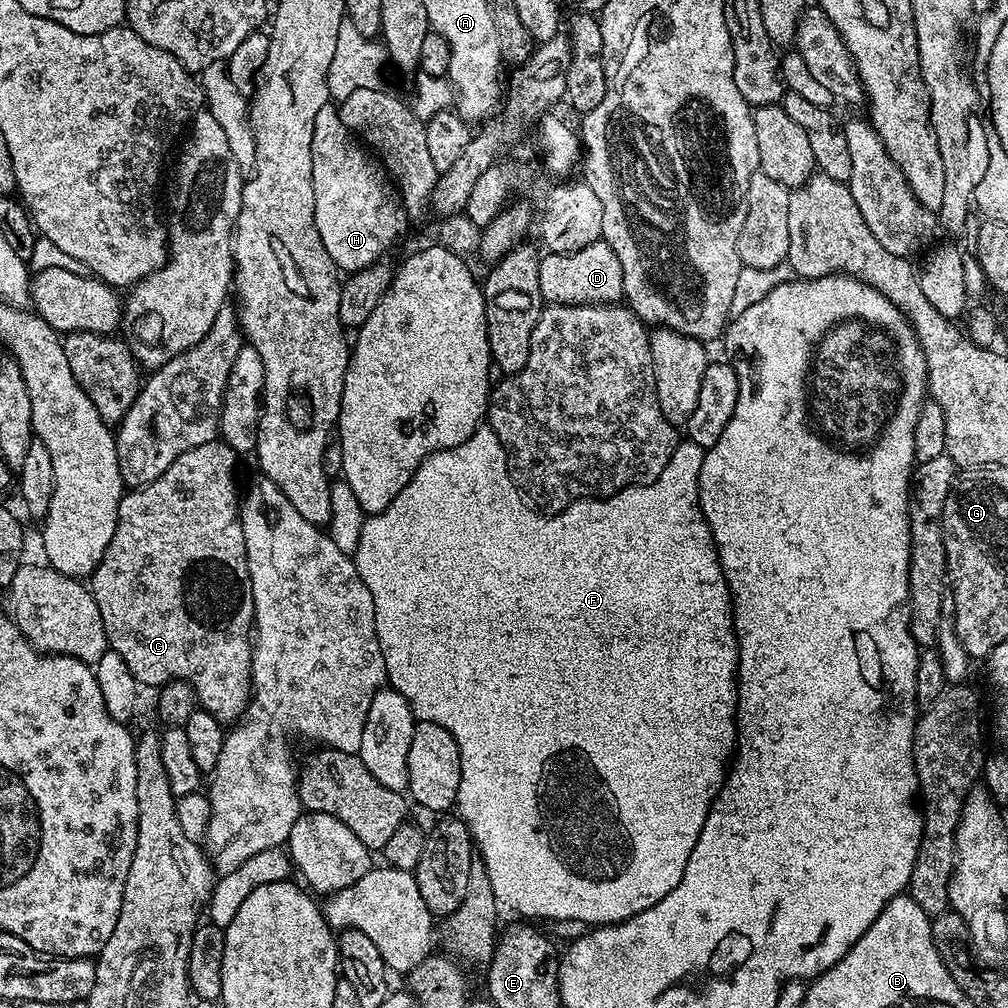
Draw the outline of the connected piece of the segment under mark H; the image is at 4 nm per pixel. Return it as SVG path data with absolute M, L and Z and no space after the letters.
M332 106L318 110L318 118L314 118L312 181L314 222L337 269L351 274L377 263L407 230L408 211L384 165L369 155Z

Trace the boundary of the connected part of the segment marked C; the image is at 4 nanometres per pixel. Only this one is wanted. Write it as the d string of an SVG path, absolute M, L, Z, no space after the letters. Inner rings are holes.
M217 438L202 446L194 446L194 450L186 450L182 458L174 458L174 462L170 462L170 470L154 478L154 482L150 482L145 488L125 491L118 506L118 522L114 530L114 538L110 538L110 546L106 546L106 554L102 554L102 562L98 562L90 577L92 597L94 602L98 602L98 610L102 614L102 626L106 630L109 649L122 654L122 662L130 666L130 674L134 674L137 685L159 686L171 680L186 682L194 686L197 705L203 711L214 714L214 718L222 722L239 720L248 709L248 701L252 698L252 638L256 611L246 558L246 542L240 521L242 492L241 489L236 489L236 460L238 453L229 444Z

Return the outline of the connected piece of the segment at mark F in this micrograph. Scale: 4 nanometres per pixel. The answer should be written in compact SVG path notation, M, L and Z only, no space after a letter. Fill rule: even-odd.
M481 426L481 427L479 427L479 428L477 428L477 430L476 430L476 432L475 432L475 433L474 433L474 435L473 435L473 436L471 436L471 437L470 437L470 438L466 438L466 442L462 442L462 443L461 443L461 444L459 444L459 445L458 445L458 446L454 446L454 447L453 447L453 448L447 448L447 449L446 449L446 450L442 450L442 451L441 451L441 452L435 452L435 453L434 453L434 454L430 454L430 455L429 455L429 456L427 456L427 458L425 458L425 460L424 460L424 461L422 461L422 462L421 462L421 464L420 464L420 465L419 465L419 466L418 466L418 470L417 470L417 471L416 471L416 473L414 473L414 474L413 474L413 475L412 475L412 477L411 477L411 478L410 478L410 482L406 482L406 486L402 486L402 490L401 490L401 491L400 491L400 493L399 493L399 494L398 494L398 495L396 495L396 497L395 497L395 498L394 498L394 499L392 499L392 501L391 501L391 502L390 502L390 506L386 506L386 510L382 510L382 511L381 511L381 512L373 512L373 513L371 513L371 515L369 515L369 516L368 516L368 517L367 517L367 519L365 519L365 521L364 521L364 525L363 525L363 526L362 526L362 532L361 532L361 537L360 537L360 538L359 538L359 539L358 539L358 546L357 546L357 550L356 550L356 552L355 552L355 553L354 553L354 559L355 559L355 561L356 561L356 569L357 569L357 570L358 570L358 574L359 574L359 575L360 575L360 577L361 577L361 578L362 578L362 582L366 582L366 590L370 590L370 594L371 594L371 595L372 595L372 597L373 597L373 598L374 598L374 626L375 626L375 627L376 627L376 633L377 633L377 634L378 634L378 642L379 642L379 643L380 643L380 649L381 649L381 650L382 650L382 658L383 658L383 659L384 659L384 661L385 661L385 662L386 662L386 670L387 670L387 671L388 671L388 678L387 678L387 683L388 683L388 684L389 684L389 685L391 685L391 687L392 687L392 688L393 688L393 689L394 689L394 690L395 690L395 692L397 692L397 693L398 693L398 694L402 694L402 698L406 698L406 702L407 702L407 703L408 703L408 705L409 705L409 706L410 706L410 710L411 710L411 711L412 711L412 715L413 715L413 717L415 717L415 719L416 719L416 720L417 720L417 721L421 721L421 720L425 720L425 721L426 721L426 722L438 722L438 726L446 726L446 730L450 730L450 734L451 734L451 735L452 735L452 737L453 737L453 738L454 738L454 742L458 742L458 746L459 746L459 747L460 747L460 785L459 785L459 786L458 786L458 794L457 794L457 795L456 795L456 803L455 803L455 807L456 807L456 808L457 808L457 809L459 809L459 808L460 808L460 812L458 812L458 816L459 816L459 819L461 819L461 820L463 820L463 821L464 821L464 823L465 823L465 824L467 824L467 825L468 825L468 830L469 830L469 832L471 832L471 834L472 834L472 839L473 839L473 841L474 841L474 844L475 844L475 847L476 847L476 848L477 848L477 849L478 849L478 856L479 856L479 859L481 859L481 860L483 860L483 862L484 862L484 865L485 865L485 866L486 866L486 874L487 874L487 875L488 875L488 877L489 877L489 878L490 878L490 886L494 886L494 898L495 898L495 899L496 899L496 903L497 903L497 905L500 905L500 906L503 906L503 907L504 907L504 904L505 904L505 906L506 906L506 907L508 907L508 908L509 908L509 910L510 910L510 911L512 911L512 912L517 912L517 914L518 914L518 915L520 915L520 916L517 916L517 917L520 917L520 918L532 918L532 917L528 917L528 916L537 916L537 918L538 918L538 919L540 919L540 920L548 920L548 921L547 921L547 922L555 922L555 921L558 921L558 920L577 920L577 921L578 921L578 922L582 922L582 923L583 923L583 924L584 924L584 925L586 925L586 926L599 926L599 925L602 925L602 924L621 924L621 923L622 923L622 921L624 921L624 920L628 920L628 919L630 919L630 917L631 917L631 916L633 916L633 915L634 915L634 914L642 914L642 910L650 910L650 906L654 906L654 902L662 902L662 898L666 898L666 894L670 894L670 890L674 890L674 886L678 886L678 882L682 882L682 874L683 874L683 873L684 873L684 871L685 871L685 870L686 870L686 862L687 862L687 861L688 861L688 859L689 859L689 858L690 858L690 850L694 850L694 842L698 842L698 834L702 834L702 826L703 826L703 825L704 825L704 823L705 823L705 822L706 822L706 818L707 818L707 817L708 817L708 811L709 811L709 810L710 810L710 806L711 806L711 805L712 805L712 803L713 803L713 802L714 802L714 798L715 798L715 797L716 797L716 796L717 796L717 795L718 795L718 793L720 793L720 787L721 787L721 786L722 786L722 785L724 785L724 781L725 781L725 779L726 779L726 773L727 773L727 771L728 771L728 769L729 769L729 767L730 767L730 761L731 761L731 759L732 759L732 757L733 757L733 755L734 755L734 753L735 753L735 751L736 751L736 721L737 721L737 718L736 718L736 704L737 704L737 698L738 698L738 696L739 696L739 685L738 685L738 684L737 684L737 678L738 678L738 671L739 671L739 648L738 648L738 646L737 646L737 642L736 642L736 635L735 635L735 629L734 629L734 625L733 625L733 622L732 622L732 602L731 602L731 592L730 592L730 590L729 590L729 586L728 586L728 583L727 583L727 582L726 582L726 580L725 580L725 576L724 576L724 571L722 571L722 569L721 569L721 564L720 564L720 559L719 559L719 558L718 558L718 554L717 554L717 553L716 553L716 543L715 543L715 542L714 542L714 538L713 538L713 537L712 537L712 535L711 535L711 534L710 534L710 526L709 526L709 525L708 525L708 523L707 523L707 522L706 522L706 518L705 518L705 517L704 517L704 515L703 515L703 514L702 514L702 510L701 510L701 509L700 509L700 471L701 471L701 470L702 470L702 462L703 462L703 461L704 461L704 453L705 453L705 451L706 451L706 449L704 449L704 448L703 448L703 447L702 447L702 446L698 446L698 445L697 445L697 444L695 444L695 443L694 443L694 441L692 441L692 440L690 440L690 439L687 439L687 438L684 438L684 439L681 439L681 440L680 440L680 441L679 441L679 443L677 443L677 445L676 445L676 449L675 449L675 450L674 450L674 454L673 454L673 455L672 455L672 457L671 457L671 458L670 458L670 462L666 462L666 470L662 470L662 474L658 474L658 478L657 478L657 479L656 479L656 480L655 480L655 481L654 481L654 482L650 482L650 483L649 483L649 484L634 484L634 485L631 485L631 486L629 486L629 487L627 487L627 488L623 488L623 490L621 490L621 492L616 492L616 493L615 493L615 494L613 494L613 495L612 495L612 496L606 496L606 497L603 497L603 498L589 498L589 499L586 499L586 500L578 500L578 501L576 501L576 503L575 503L575 504L570 504L570 505L568 505L568 507L567 507L567 508L562 508L562 509L559 509L559 511L557 511L557 512L556 512L556 513L555 513L555 514L556 514L556 515L557 515L557 516L539 516L539 514L538 514L538 513L536 513L536 512L535 512L535 510L534 510L534 509L532 509L532 508L531 508L531 506L530 506L530 505L528 505L528 504L527 504L527 502L526 502L526 501L524 501L524 500L527 500L527 499L525 499L525 497L524 497L524 496L523 496L523 495L522 495L522 493L521 493L521 491L520 491L520 489L519 489L519 488L517 488L517 487L516 487L516 484L515 484L515 483L514 483L514 482L513 482L513 481L512 481L512 474L511 474L511 472L509 472L509 471L508 471L508 455L507 455L507 454L506 454L506 450L505 450L505 449L504 449L504 447L503 447L503 446L502 446L502 442L501 442L501 441L500 441L500 439L499 439L499 438L498 438L498 434L494 434L494 430L493 430L493 429L492 429L492 427L491 427L491 426Z

